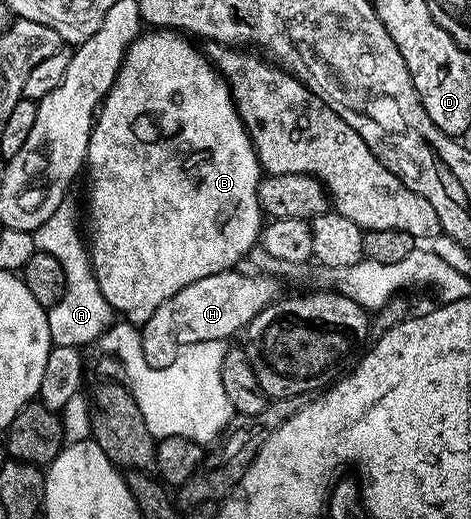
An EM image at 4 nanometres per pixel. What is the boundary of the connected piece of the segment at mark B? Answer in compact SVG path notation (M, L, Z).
M155 28L131 41L119 66L118 76L115 77L101 107L103 130L92 129L91 139L87 145L86 165L89 170L91 166L91 199L87 202L87 218L91 221L91 267L95 271L97 284L100 285L105 300L111 302L116 313L136 326L142 326L150 320L153 312L181 289L201 278L238 267L238 262L254 248L255 244L257 246L265 226L263 206L259 203L259 180L263 177L263 169L247 133L247 126L235 107L228 82L221 74L215 72L208 60L201 56L185 35L167 29L171 28Z

